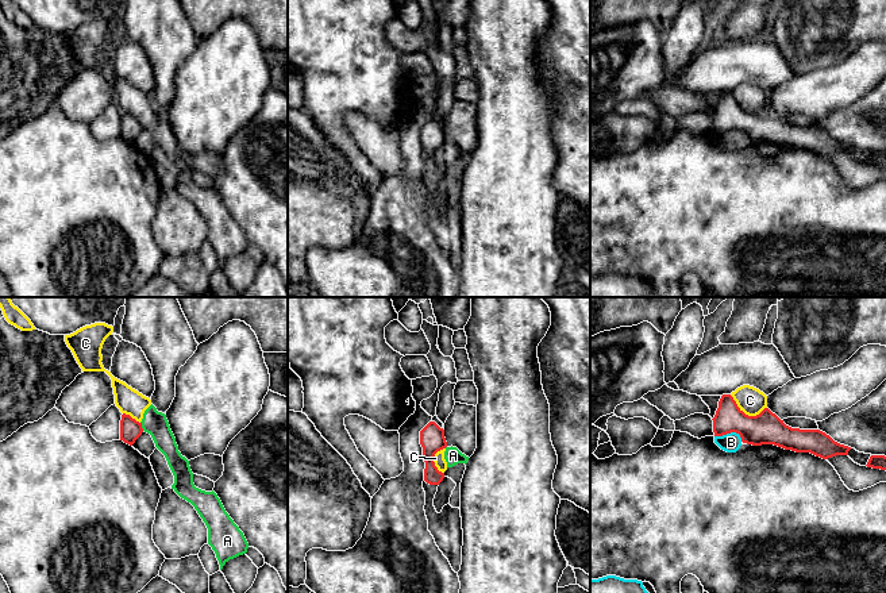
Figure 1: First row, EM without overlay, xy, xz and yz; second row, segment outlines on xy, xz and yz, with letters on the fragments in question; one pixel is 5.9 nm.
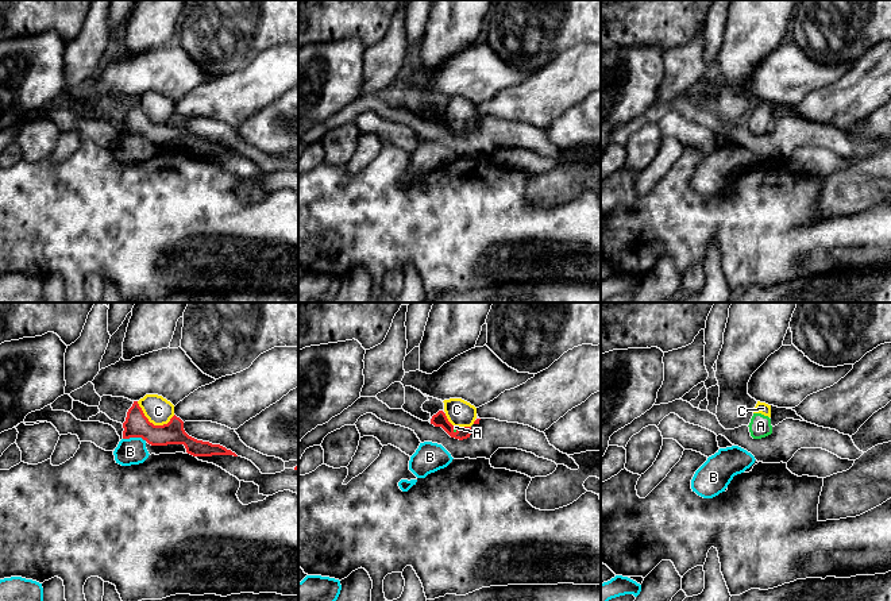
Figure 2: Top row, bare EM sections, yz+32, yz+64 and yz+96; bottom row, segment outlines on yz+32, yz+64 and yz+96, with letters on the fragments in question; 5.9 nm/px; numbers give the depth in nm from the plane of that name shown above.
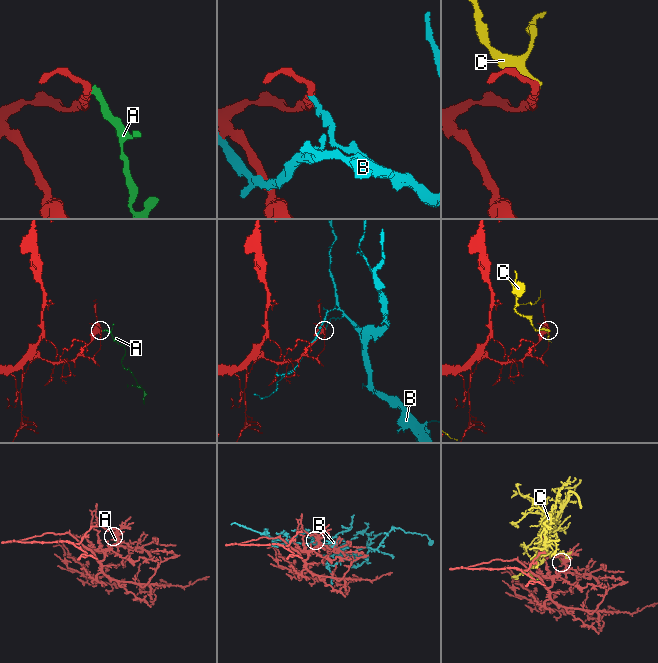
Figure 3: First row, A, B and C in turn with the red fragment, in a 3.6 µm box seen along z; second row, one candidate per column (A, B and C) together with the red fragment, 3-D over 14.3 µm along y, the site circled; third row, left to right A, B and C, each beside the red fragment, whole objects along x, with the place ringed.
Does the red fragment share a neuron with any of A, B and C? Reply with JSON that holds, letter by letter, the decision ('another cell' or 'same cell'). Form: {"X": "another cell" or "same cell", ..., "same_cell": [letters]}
{"A": "another cell", "B": "another cell", "C": "another cell", "same_cell": []}

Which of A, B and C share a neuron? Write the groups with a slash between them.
A C / B

